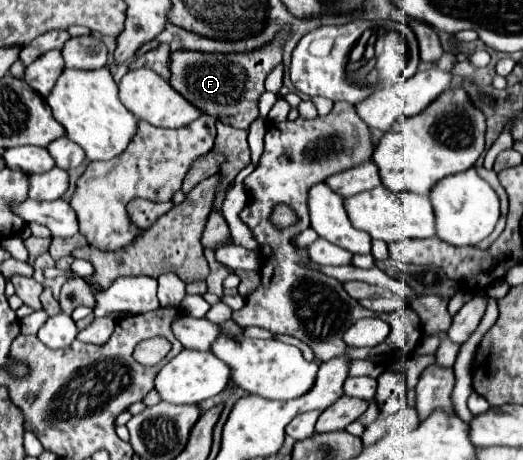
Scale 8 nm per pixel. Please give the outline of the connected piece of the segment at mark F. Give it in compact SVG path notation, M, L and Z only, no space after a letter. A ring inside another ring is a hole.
M281 30L277 38L245 54L199 54L191 50L177 50L171 54L169 84L195 108L201 108L209 116L217 116L233 128L247 130L249 124L259 116L257 100L265 92L263 82L267 74L281 64L287 36L289 30Z

